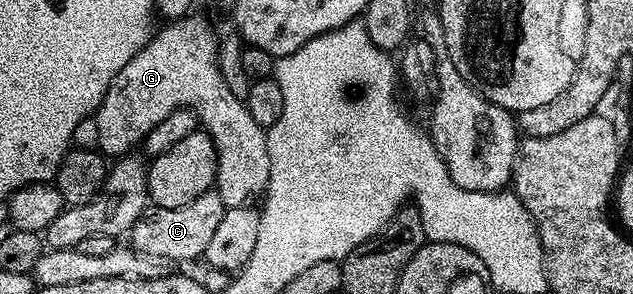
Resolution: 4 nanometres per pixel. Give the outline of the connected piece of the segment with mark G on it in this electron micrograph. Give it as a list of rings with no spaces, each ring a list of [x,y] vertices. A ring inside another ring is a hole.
[[[195,17],[176,18],[164,30],[156,29],[145,48],[141,48],[141,52],[137,52],[137,56],[133,56],[133,60],[129,60],[129,64],[125,64],[121,72],[117,72],[99,109],[93,115],[99,133],[99,150],[107,156],[130,155],[134,151],[131,149],[138,147],[147,134],[153,132],[153,128],[161,124],[161,120],[165,120],[165,116],[169,116],[174,110],[191,110],[199,117],[202,129],[211,135],[215,145],[219,157],[218,181],[221,183],[224,207],[245,206],[254,203],[254,198],[258,199],[267,188],[271,163],[267,130],[259,126],[253,116],[249,116],[246,101],[229,92],[224,78],[221,77],[219,42],[215,38],[215,30],[205,19]]]

